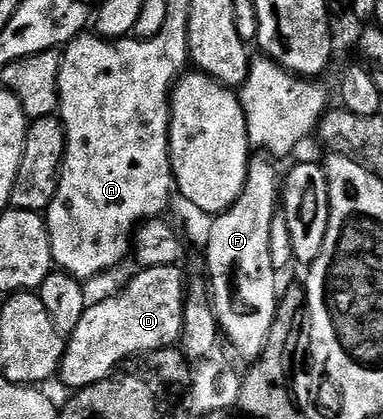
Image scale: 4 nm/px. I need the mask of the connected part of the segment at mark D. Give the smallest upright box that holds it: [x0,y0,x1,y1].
[58,264,185,391]

